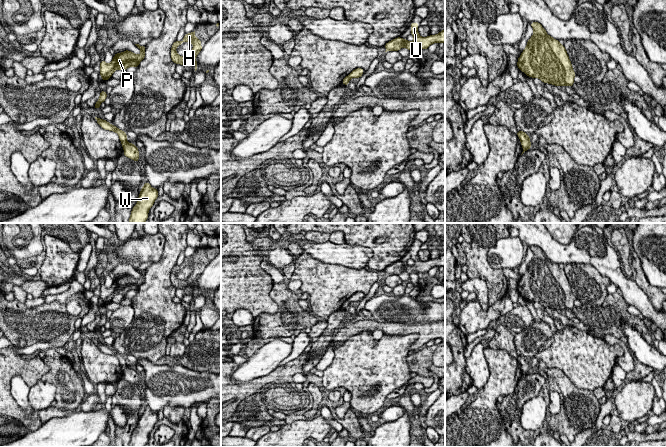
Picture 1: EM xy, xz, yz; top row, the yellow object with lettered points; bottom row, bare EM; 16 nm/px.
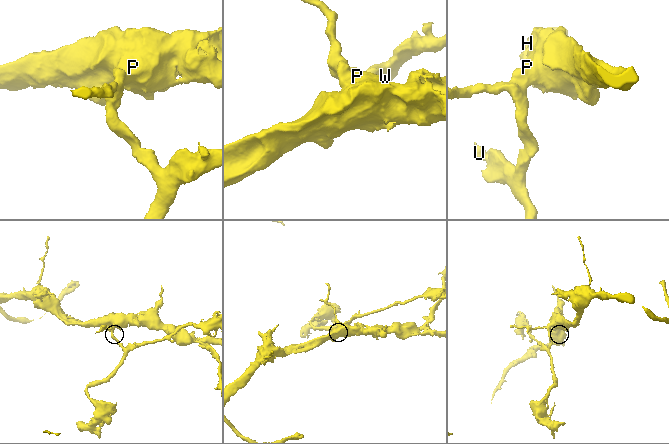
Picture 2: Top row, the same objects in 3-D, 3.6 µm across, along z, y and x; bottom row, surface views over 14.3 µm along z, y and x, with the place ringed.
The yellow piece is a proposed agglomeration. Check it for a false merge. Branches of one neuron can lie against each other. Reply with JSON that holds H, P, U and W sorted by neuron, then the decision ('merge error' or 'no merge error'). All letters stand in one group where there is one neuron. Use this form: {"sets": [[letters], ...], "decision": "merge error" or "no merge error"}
{"sets": [["H", "P"], ["U", "W"]], "decision": "merge error"}

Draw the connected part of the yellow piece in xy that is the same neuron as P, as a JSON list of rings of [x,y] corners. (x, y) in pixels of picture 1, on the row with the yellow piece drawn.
[[[139,44],[135,45],[141,50],[141,53],[139,55],[136,55],[131,51],[125,50],[122,53],[116,53],[113,57],[112,62],[109,64],[107,64],[104,60],[100,61],[100,75],[104,82],[111,78],[115,70],[126,71],[128,67],[138,68],[139,63],[145,57],[146,46],[140,46]]]

